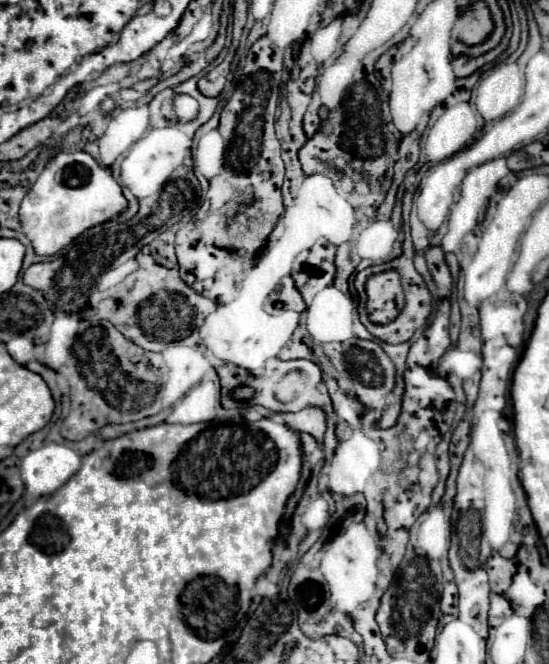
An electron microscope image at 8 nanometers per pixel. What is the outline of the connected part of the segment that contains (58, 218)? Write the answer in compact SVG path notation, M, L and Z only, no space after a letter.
M83 150L59 152L51 158L25 194L19 210L21 230L31 240L39 256L53 256L71 244L85 230L115 220L127 210L127 198L121 186L115 182L109 168L103 168L91 154Z

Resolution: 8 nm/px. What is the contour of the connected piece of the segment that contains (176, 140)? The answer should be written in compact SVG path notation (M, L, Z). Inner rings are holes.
M167 126L167 128L149 130L147 136L143 136L139 142L135 142L131 146L129 154L125 156L125 160L121 164L121 180L137 198L153 196L163 190L171 172L183 164L189 150L191 150L191 138L187 138L187 134L183 134L179 128Z

